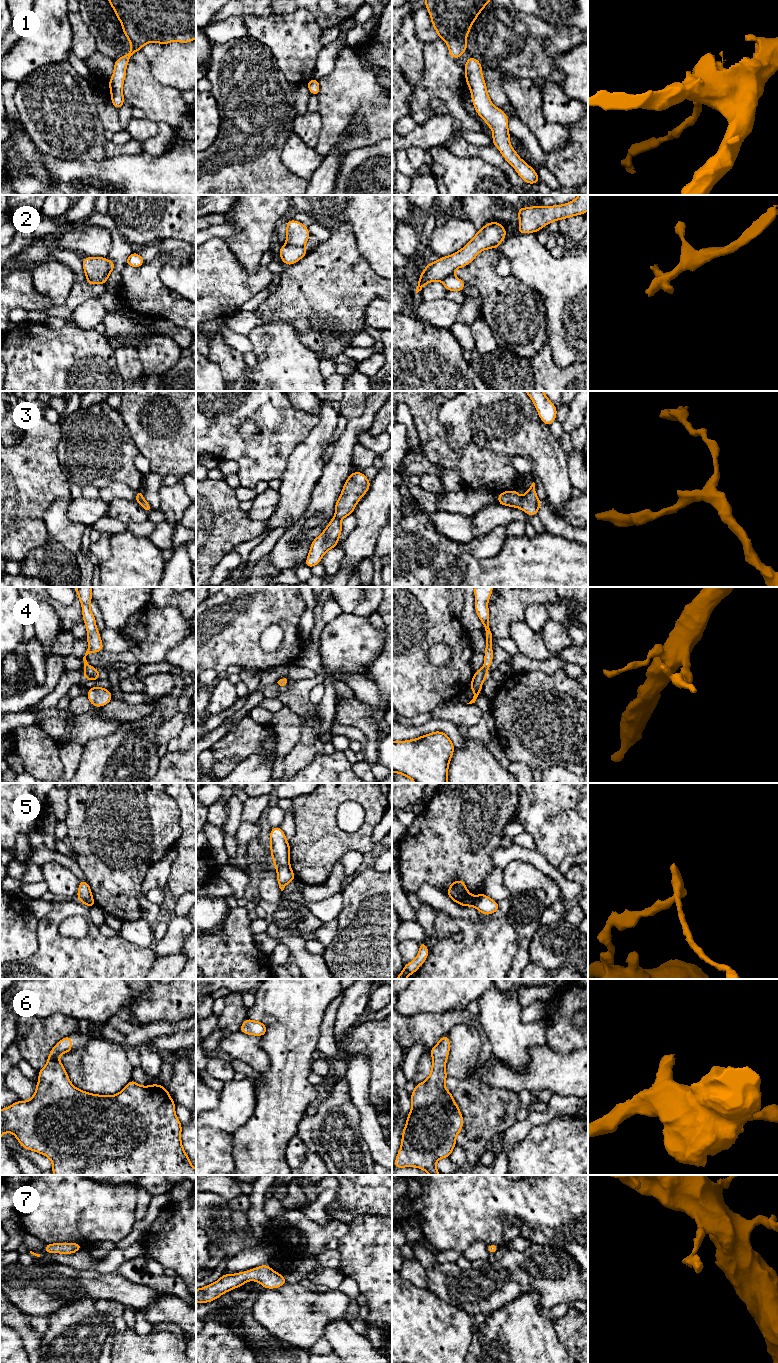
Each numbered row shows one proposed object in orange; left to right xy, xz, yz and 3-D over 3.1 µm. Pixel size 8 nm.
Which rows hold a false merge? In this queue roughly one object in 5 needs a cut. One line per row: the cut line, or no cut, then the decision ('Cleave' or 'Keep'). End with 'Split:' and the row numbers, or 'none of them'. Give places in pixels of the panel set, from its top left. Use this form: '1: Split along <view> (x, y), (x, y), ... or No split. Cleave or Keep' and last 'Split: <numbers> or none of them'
1: No split. Keep
2: Split along xy (87, 277), (106, 282). Cleave
3: Split along yz (519, 498), (522, 507). Cleave
4: No split. Keep
5: Split along xz (289, 864), (276, 867). Cleave
6: No split. Keep
7: No split. Keep
Split: 2, 3, 5

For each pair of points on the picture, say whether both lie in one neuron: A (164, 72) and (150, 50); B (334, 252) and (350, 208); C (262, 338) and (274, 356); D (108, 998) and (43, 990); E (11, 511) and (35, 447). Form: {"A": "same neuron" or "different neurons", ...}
{"A": "different neurons", "B": "different neurons", "C": "same neuron", "D": "same neuron", "E": "same neuron"}

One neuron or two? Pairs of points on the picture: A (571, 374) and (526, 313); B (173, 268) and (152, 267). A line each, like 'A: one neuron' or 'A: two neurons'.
A: two neurons
B: two neurons

